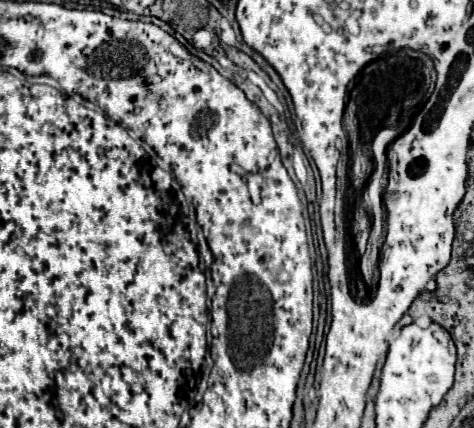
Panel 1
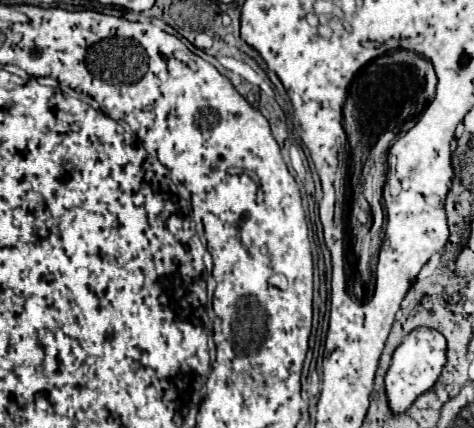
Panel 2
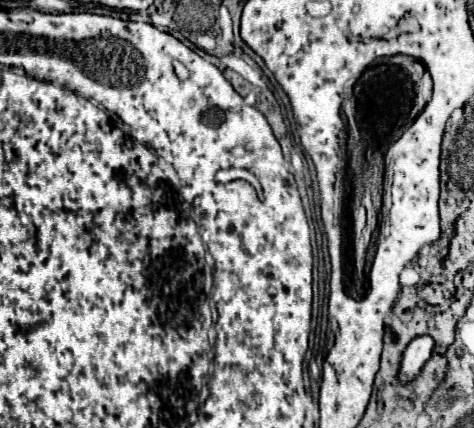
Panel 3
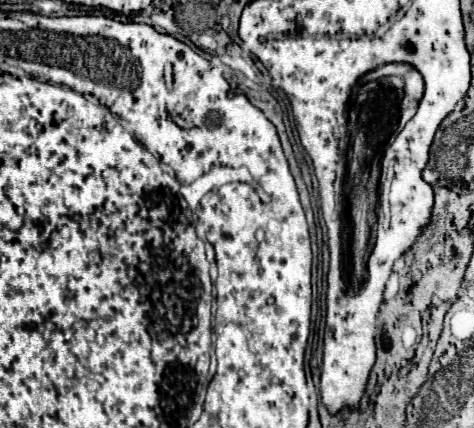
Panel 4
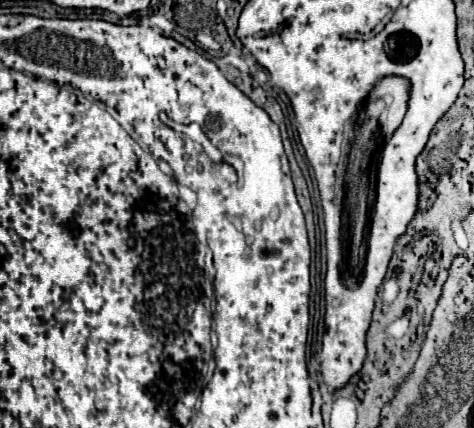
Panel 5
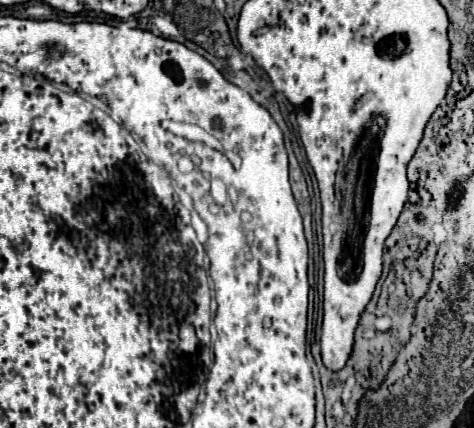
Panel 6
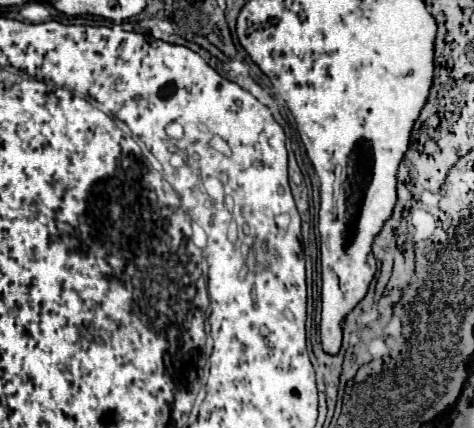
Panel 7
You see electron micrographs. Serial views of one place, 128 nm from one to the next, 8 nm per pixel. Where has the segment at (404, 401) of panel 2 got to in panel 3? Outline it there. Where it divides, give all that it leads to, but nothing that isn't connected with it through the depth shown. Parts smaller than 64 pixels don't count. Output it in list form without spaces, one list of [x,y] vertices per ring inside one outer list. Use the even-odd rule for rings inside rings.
[[[428,334],[416,336],[404,350],[402,360],[400,360],[400,370],[398,370],[398,380],[402,384],[408,384],[416,380],[422,374],[424,364],[432,358],[434,352],[434,338]]]

